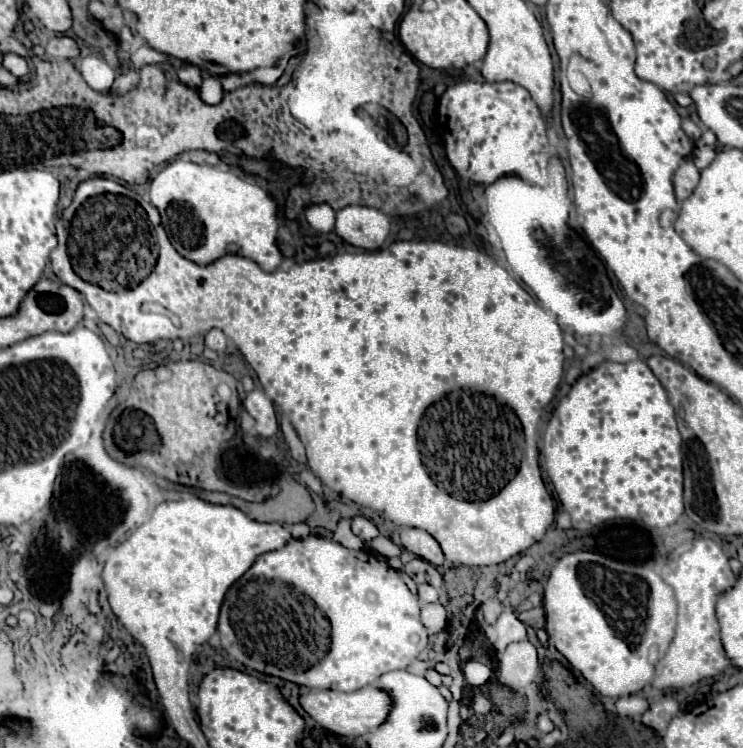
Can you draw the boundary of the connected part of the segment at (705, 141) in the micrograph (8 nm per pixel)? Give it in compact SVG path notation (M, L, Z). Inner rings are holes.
M704 130L704 132L702 132L702 136L694 142L692 162L694 162L700 170L702 170L702 168L706 168L706 166L714 160L714 156L716 156L718 148L720 148L720 144L718 144L718 140L714 138L714 132Z

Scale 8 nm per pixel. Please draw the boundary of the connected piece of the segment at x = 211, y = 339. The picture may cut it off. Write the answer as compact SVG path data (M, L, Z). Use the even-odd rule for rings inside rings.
M212 328L206 336L204 336L204 344L206 348L214 350L214 352L224 352L226 350L226 336L222 330L218 328Z

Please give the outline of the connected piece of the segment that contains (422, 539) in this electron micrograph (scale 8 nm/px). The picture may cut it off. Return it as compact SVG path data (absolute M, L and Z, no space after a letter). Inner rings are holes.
M402 528L400 542L414 556L418 556L418 558L422 558L422 560L426 560L426 562L430 562L434 566L444 564L442 548L428 532L424 532L420 528Z

